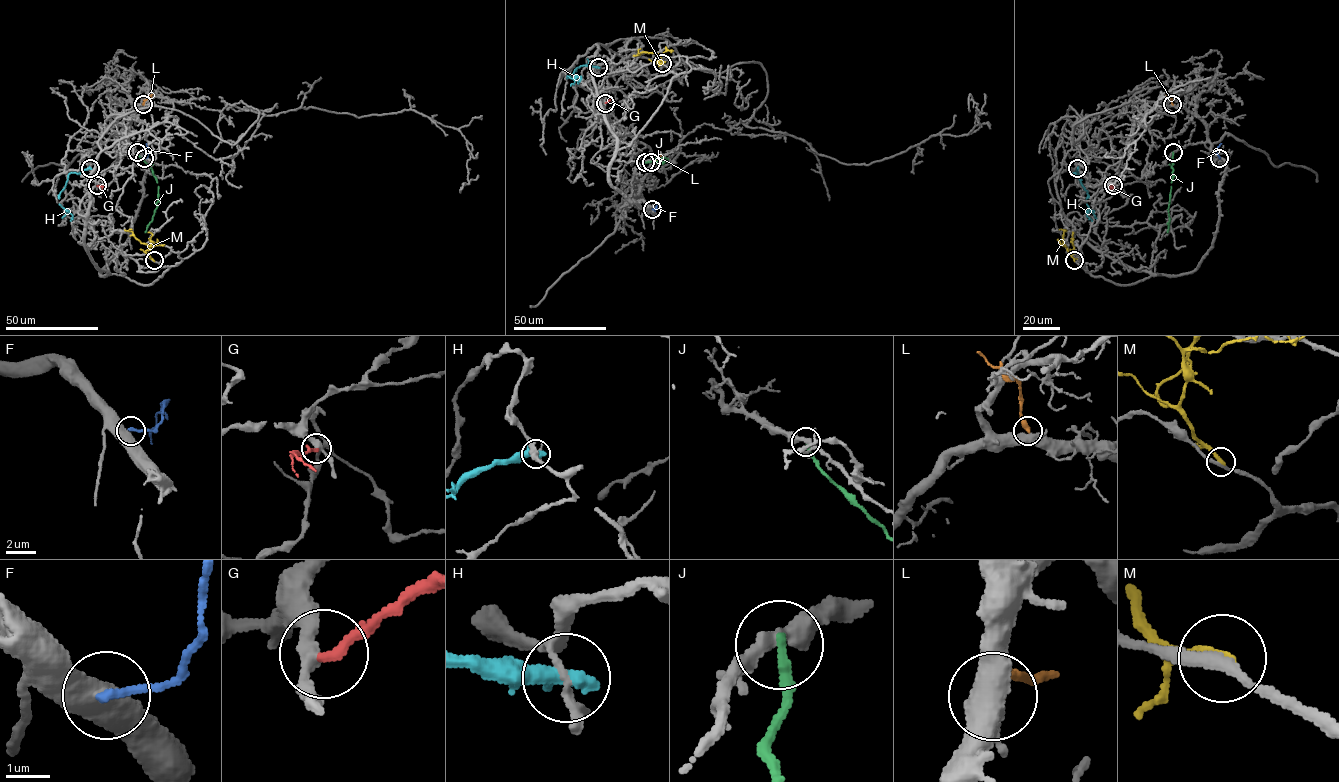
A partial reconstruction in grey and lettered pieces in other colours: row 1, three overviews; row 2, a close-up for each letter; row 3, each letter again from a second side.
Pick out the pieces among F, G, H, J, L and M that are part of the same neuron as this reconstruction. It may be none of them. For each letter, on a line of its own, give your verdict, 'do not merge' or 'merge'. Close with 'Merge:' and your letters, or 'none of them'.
F: do not merge
G: do not merge
H: do not merge
J: do not merge
L: do not merge
M: do not merge
Merge: none of them

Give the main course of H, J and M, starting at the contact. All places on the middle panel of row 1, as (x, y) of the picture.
H: (598, 67), (583, 65), (567, 76), (581, 76), (578, 81)
J: (645, 162), (667, 160), (653, 156)
M: (662, 64), (653, 52), (633, 55)

